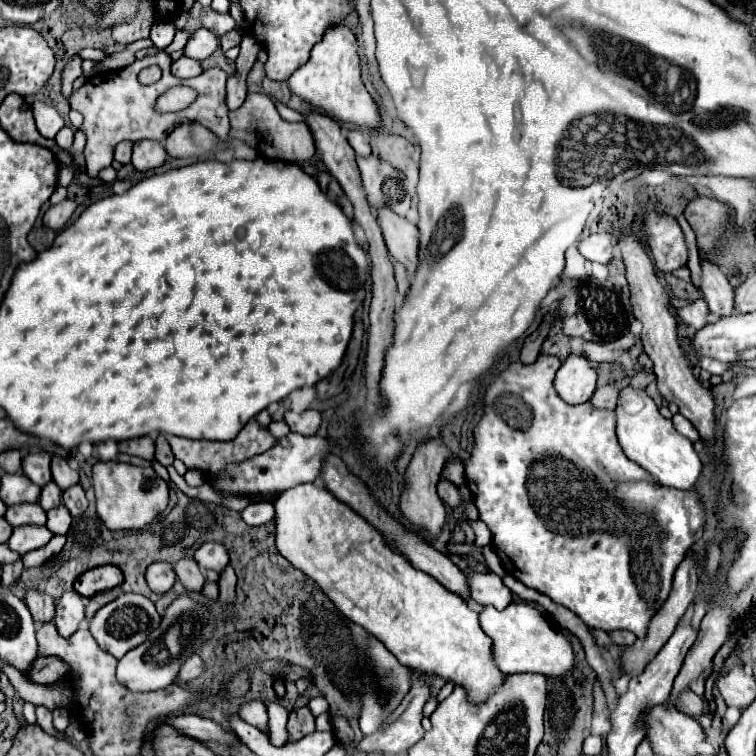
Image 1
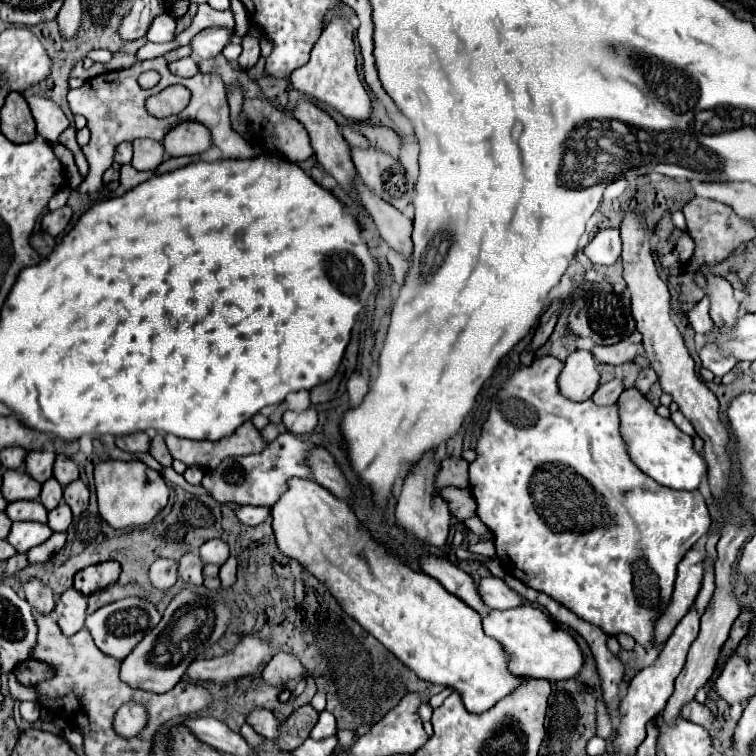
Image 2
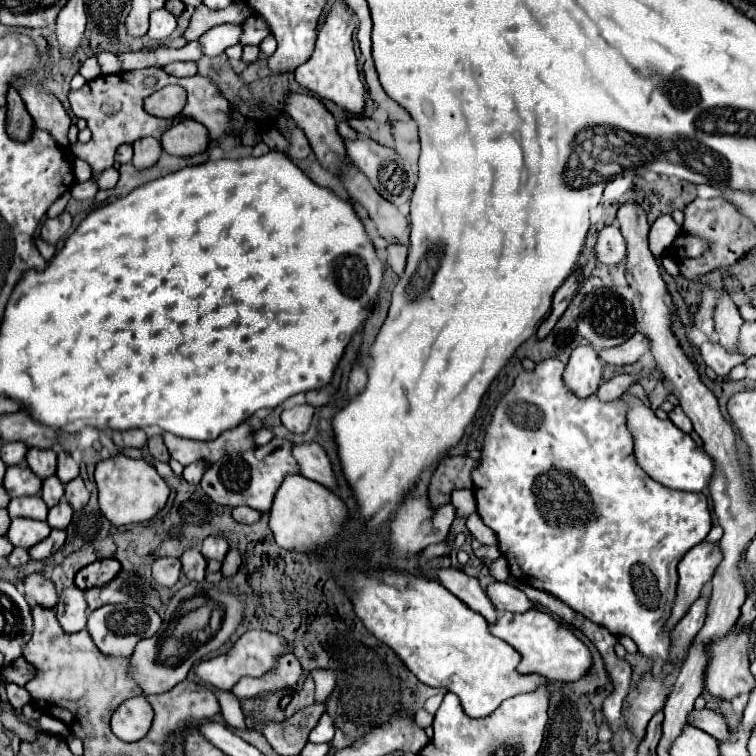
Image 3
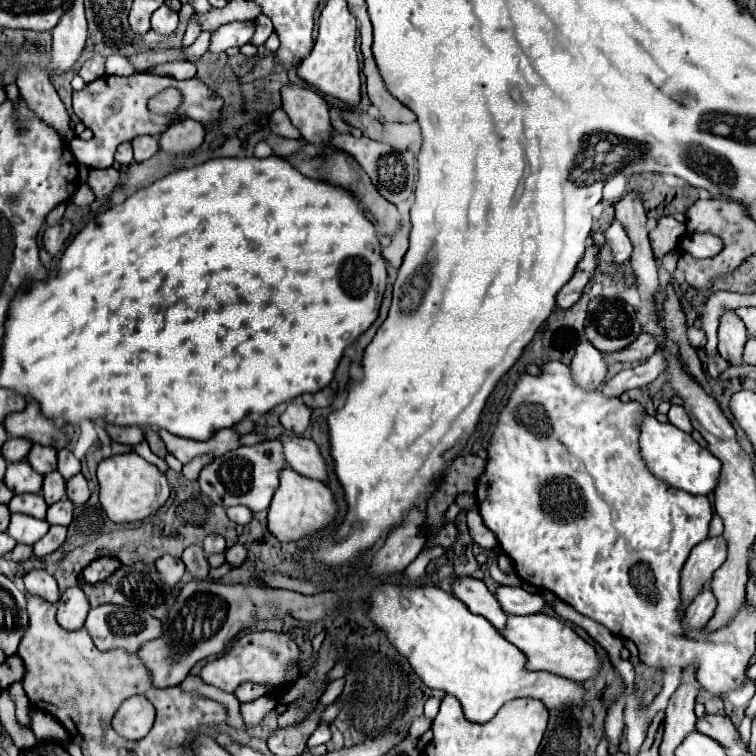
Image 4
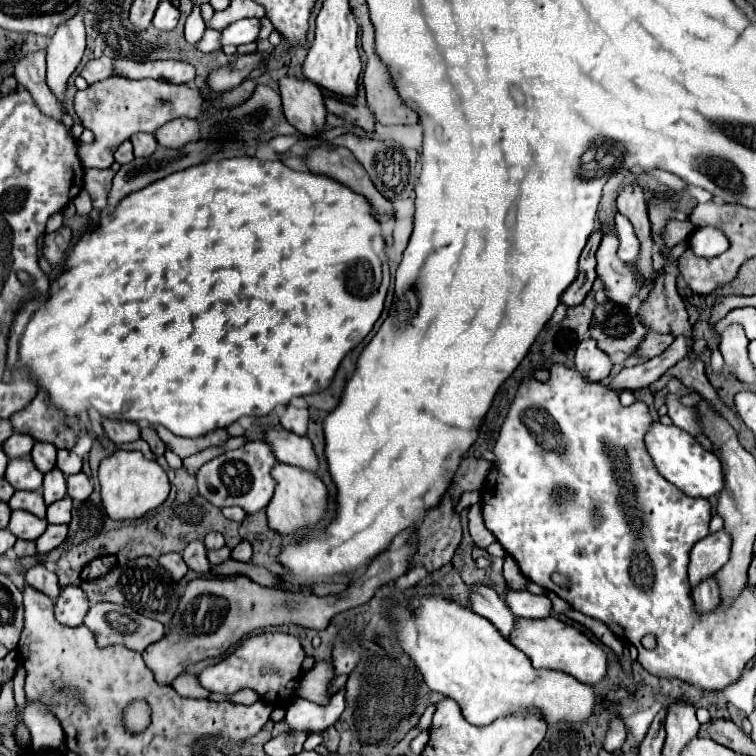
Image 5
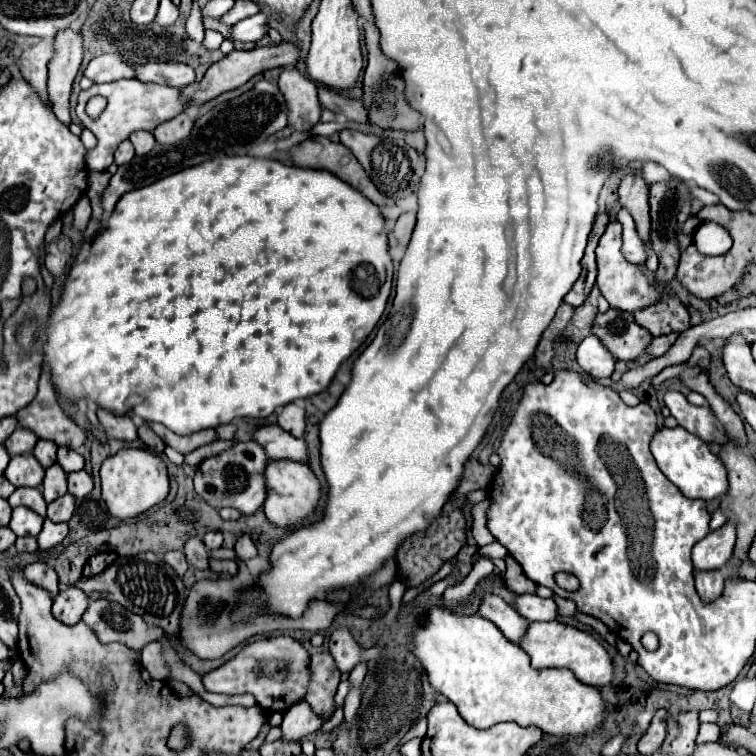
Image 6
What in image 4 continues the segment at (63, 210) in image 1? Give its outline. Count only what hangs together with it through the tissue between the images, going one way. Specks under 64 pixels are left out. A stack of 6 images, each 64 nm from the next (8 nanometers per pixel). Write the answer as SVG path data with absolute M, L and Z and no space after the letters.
M62 220L58 226L52 226L52 228L46 228L44 236L42 236L42 244L46 248L46 252L56 258L62 250L64 250L64 244L66 240L70 238L70 230L72 230L72 224L68 220Z

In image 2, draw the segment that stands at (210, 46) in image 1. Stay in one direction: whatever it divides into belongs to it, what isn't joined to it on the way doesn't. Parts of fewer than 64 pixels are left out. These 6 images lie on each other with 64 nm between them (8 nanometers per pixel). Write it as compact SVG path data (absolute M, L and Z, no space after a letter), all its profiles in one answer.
M206 28L202 32L198 32L192 38L192 58L194 60L202 60L202 58L214 58L216 54L220 54L224 50L226 44L230 44L230 38L234 36L232 28Z

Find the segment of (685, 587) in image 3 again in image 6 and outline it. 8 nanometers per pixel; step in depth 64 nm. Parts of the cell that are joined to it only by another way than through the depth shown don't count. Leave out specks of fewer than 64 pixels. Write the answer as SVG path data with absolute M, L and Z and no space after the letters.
M726 522L718 530L712 530L706 538L702 538L692 550L694 572L698 570L718 570L730 560L736 546L736 526Z

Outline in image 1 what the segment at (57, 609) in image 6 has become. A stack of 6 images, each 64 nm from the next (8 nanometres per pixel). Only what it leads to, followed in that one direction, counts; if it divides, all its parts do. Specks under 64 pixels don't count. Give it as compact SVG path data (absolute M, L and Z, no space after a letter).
M68 590L62 594L62 598L58 598L54 624L60 636L70 638L80 628L84 620L84 608L86 608L86 598L82 598L76 590Z

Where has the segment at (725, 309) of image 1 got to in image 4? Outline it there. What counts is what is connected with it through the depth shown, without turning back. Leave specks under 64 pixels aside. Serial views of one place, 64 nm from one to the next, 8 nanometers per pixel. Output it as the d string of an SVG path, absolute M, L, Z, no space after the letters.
M734 310L726 312L720 318L720 328L718 328L718 350L720 356L730 364L730 366L742 366L744 360L744 344L748 340L744 322L734 314Z

